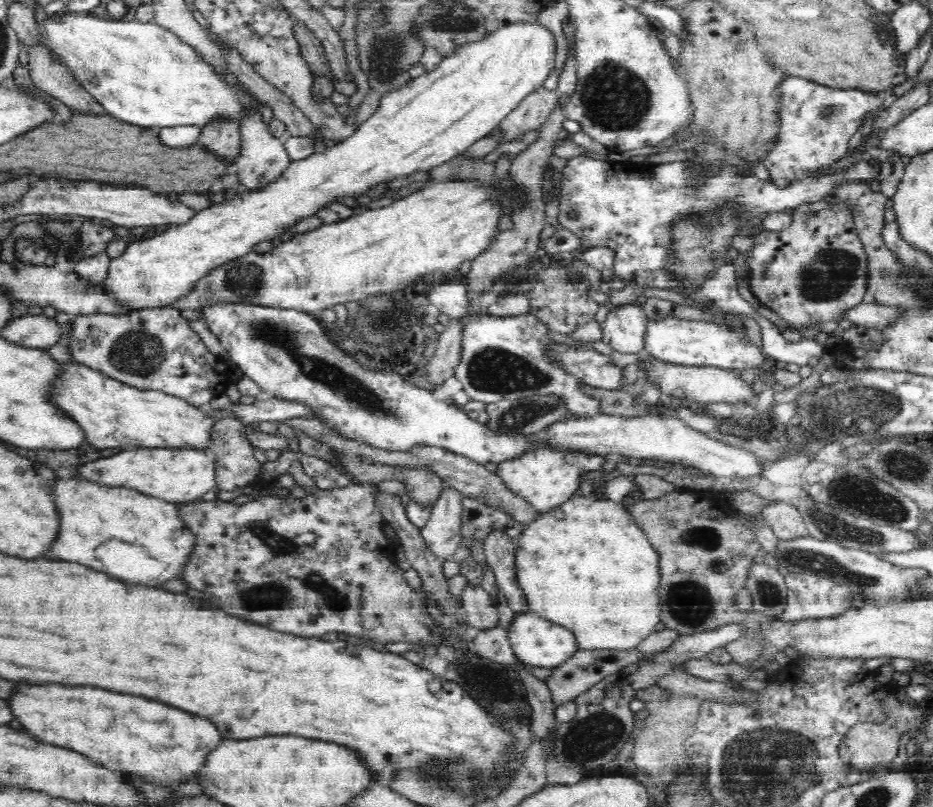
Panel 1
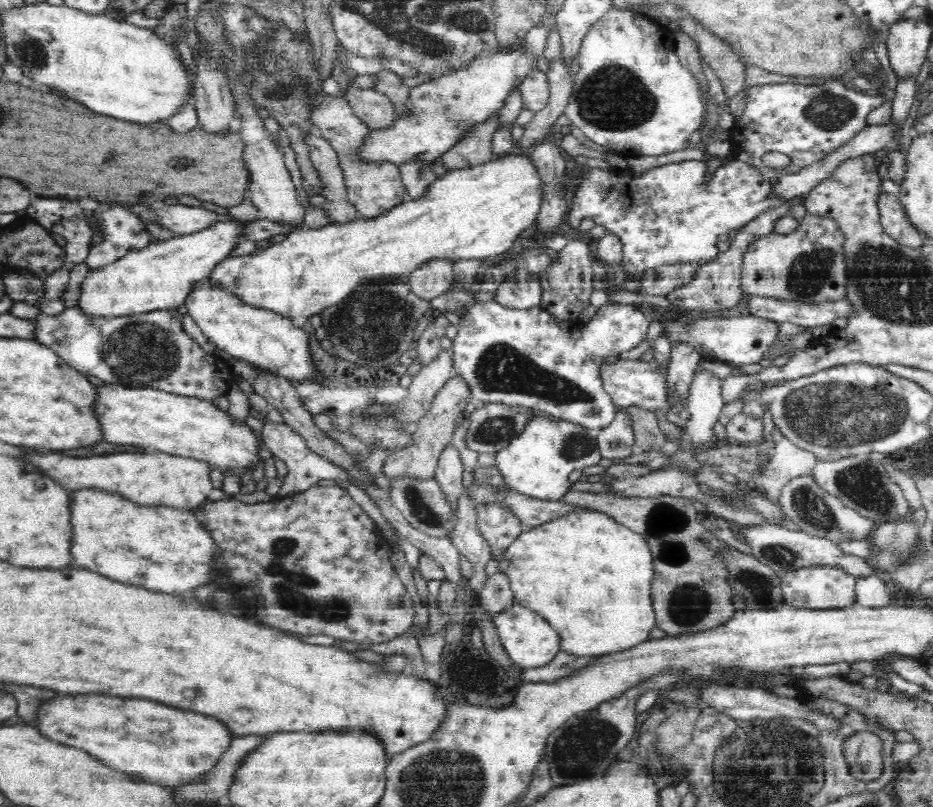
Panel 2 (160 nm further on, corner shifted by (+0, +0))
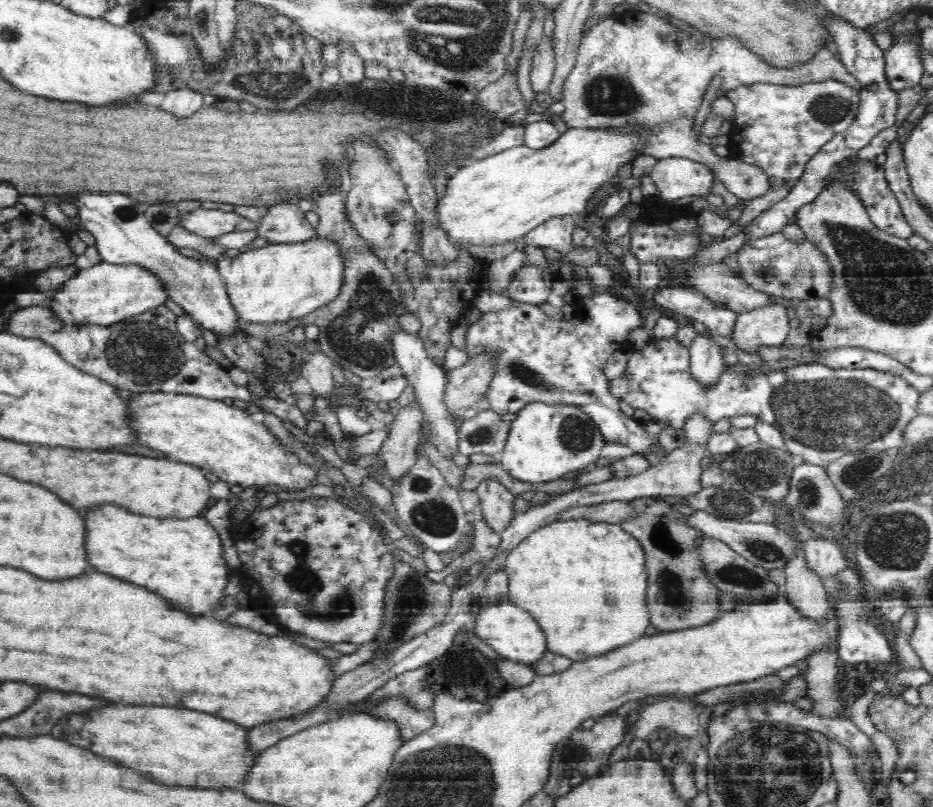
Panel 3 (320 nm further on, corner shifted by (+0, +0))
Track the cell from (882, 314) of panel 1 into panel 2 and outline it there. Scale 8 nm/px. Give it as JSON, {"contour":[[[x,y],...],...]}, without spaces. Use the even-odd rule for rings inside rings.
{"contour":[[[743,294],[748,300],[751,316],[768,321],[792,322],[807,329],[832,323],[836,318],[848,318],[853,313],[851,302],[838,299],[826,303],[810,304],[793,300],[767,299],[766,297]]]}

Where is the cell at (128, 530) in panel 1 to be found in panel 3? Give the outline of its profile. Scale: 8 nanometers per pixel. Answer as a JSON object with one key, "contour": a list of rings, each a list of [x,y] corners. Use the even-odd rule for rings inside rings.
{"contour":[[[106,504],[102,508],[88,512],[86,550],[90,558],[88,562],[94,566],[94,570],[144,587],[154,594],[163,596],[174,608],[194,614],[208,614],[212,610],[218,610],[224,598],[228,576],[232,573],[226,565],[219,534],[202,515],[190,518],[159,518],[132,514],[126,508]]]}

